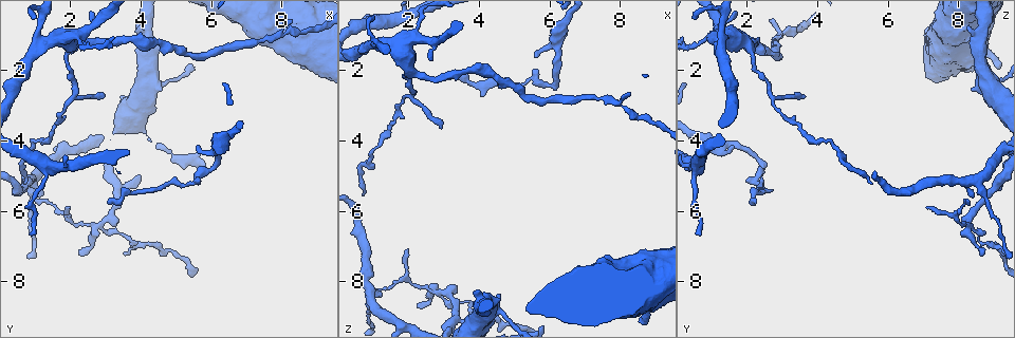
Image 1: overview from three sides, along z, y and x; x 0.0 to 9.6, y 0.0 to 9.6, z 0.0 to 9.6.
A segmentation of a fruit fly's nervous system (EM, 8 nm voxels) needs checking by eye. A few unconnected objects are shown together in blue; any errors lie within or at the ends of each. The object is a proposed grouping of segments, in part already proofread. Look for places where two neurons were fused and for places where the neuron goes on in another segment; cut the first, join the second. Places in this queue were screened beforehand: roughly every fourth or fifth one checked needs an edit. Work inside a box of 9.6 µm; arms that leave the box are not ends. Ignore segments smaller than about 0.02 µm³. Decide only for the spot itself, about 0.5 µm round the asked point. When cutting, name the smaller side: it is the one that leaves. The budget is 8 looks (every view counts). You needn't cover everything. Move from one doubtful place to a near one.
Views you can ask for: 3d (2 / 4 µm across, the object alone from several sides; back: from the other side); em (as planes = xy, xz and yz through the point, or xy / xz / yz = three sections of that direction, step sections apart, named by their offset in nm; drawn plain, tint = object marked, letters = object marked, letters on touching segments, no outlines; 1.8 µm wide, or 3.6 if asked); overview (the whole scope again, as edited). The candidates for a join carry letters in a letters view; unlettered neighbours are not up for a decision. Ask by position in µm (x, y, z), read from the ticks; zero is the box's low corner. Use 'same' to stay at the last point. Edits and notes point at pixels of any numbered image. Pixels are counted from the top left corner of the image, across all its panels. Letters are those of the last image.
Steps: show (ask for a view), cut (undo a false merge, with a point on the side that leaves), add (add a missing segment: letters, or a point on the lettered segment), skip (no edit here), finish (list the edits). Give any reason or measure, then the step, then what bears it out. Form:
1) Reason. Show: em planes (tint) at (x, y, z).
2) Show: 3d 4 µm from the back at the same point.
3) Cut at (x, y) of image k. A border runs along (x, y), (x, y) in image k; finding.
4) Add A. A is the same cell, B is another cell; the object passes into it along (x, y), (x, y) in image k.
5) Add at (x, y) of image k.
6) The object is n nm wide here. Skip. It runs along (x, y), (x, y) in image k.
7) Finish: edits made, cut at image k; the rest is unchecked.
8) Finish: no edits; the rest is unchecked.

Thin end. Show: em yz step 16 (letters) at (3.10, 5.70, 2.25).

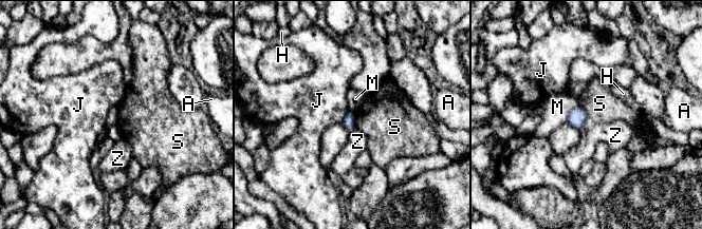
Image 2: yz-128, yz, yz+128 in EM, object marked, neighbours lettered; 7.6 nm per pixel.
Skip. A, H, J, M, S and Z are other cells; a border runs along (583, 107), (586, 113), (585, 126) in image 2; no lettered segment goes on from it.

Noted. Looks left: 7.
An open end. Show: em planes (letters) at (5.70, 4.10, 1.65).

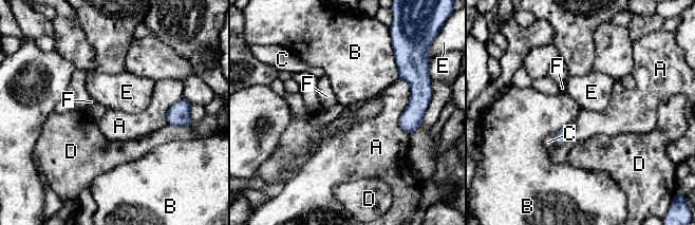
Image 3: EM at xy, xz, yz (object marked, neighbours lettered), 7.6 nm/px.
Skip. A, B, C, D, E and F are other cells; a border runs along (399, 76), (409, 135) in image 3; none of them fits.

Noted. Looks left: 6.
Thin neck. Show: 3d 2 µm at (2.85, 6.35, 8.40).

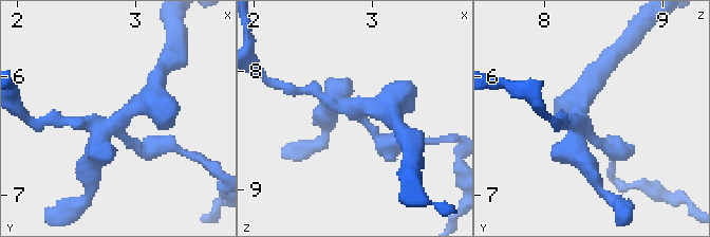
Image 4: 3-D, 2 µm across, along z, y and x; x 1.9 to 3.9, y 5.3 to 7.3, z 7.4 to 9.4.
Shape alone is not enough. Show: em planes (tint) at (2.80, 6.42, 8.34).

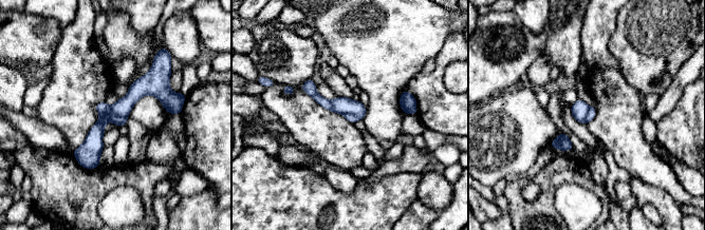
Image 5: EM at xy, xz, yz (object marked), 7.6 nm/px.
See the neighbours. Show: em planes (letters) at the same point.

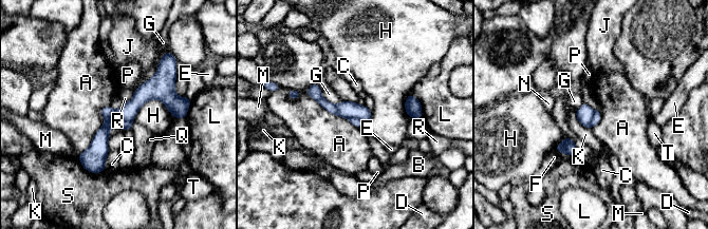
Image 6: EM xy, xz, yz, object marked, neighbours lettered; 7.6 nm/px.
Cut at (123, 125) of image 6. A, B, C, D, E, F, G, H, J, K, L, M, N, P, Q, R, S and T are other cells; a border runs along (115, 120), (123, 119), (131, 122) in image 6; two neurons meet here.

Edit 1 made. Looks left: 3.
Finish: edits made, cut at image 6; the rest is unchecked.

